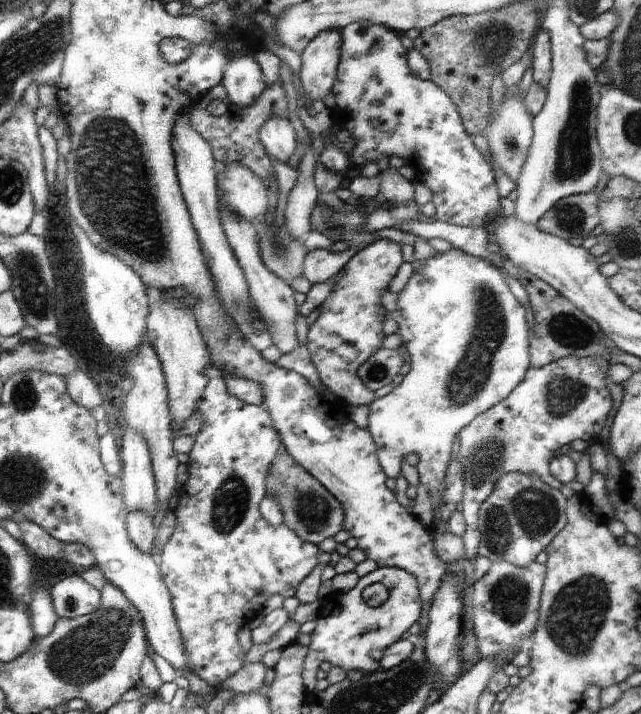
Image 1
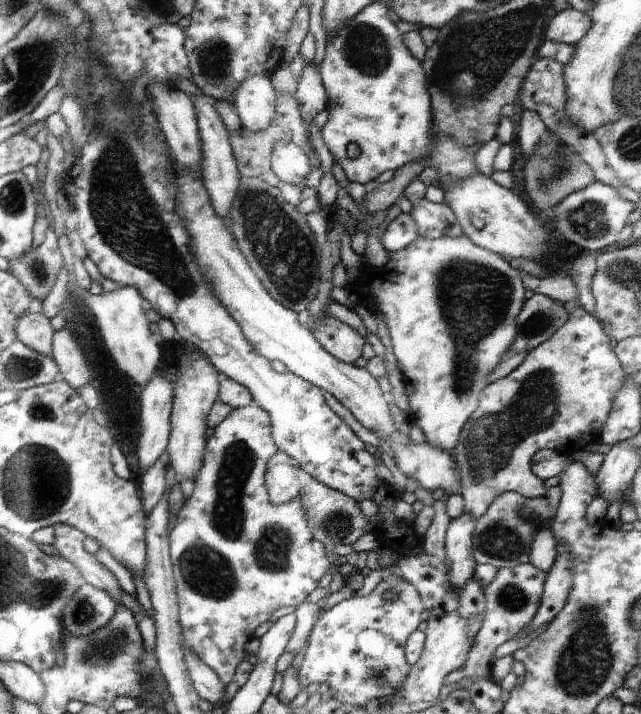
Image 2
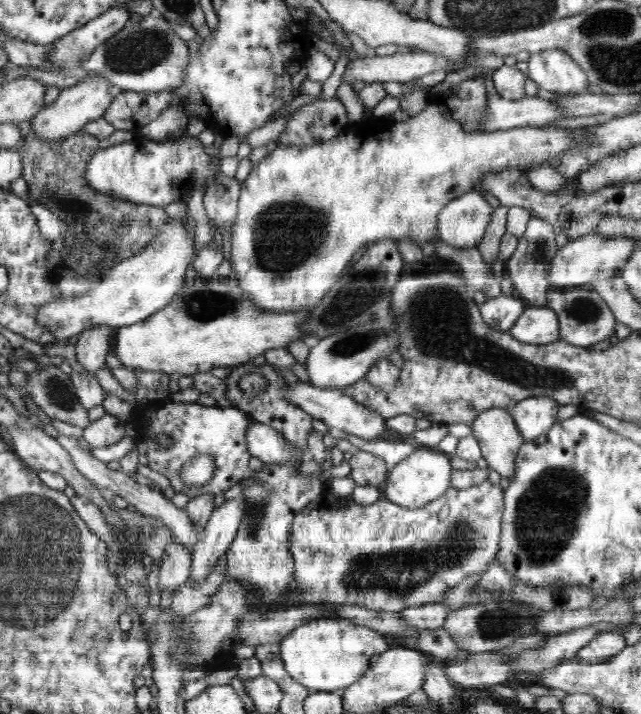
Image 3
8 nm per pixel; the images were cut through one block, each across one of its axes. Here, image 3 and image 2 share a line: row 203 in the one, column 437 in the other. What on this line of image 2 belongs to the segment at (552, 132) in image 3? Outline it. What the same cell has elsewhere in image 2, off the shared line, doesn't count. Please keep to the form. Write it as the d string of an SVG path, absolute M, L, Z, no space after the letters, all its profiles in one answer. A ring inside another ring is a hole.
M463 234L454 238L440 237L435 239L419 236L415 242L408 244L406 248L390 253L390 259L383 266L383 271L386 279L376 283L374 298L378 303L383 322L389 332L392 351L404 375L403 381L406 388L406 396L408 396L409 400L407 418L412 422L412 425L418 426L424 432L424 436L426 436L425 441L428 444L452 452L453 448L458 444L459 433L462 427L468 422L468 417L472 416L472 413L477 408L480 392L487 385L486 378L488 378L488 374L491 374L492 370L495 370L496 366L500 364L500 358L504 356L504 352L510 348L514 338L516 338L516 318L522 312L523 304L526 301L524 294L526 294L527 289L524 286L524 282L522 282L522 276L519 274L518 269L513 268L506 258L500 256L500 254L480 248Z

